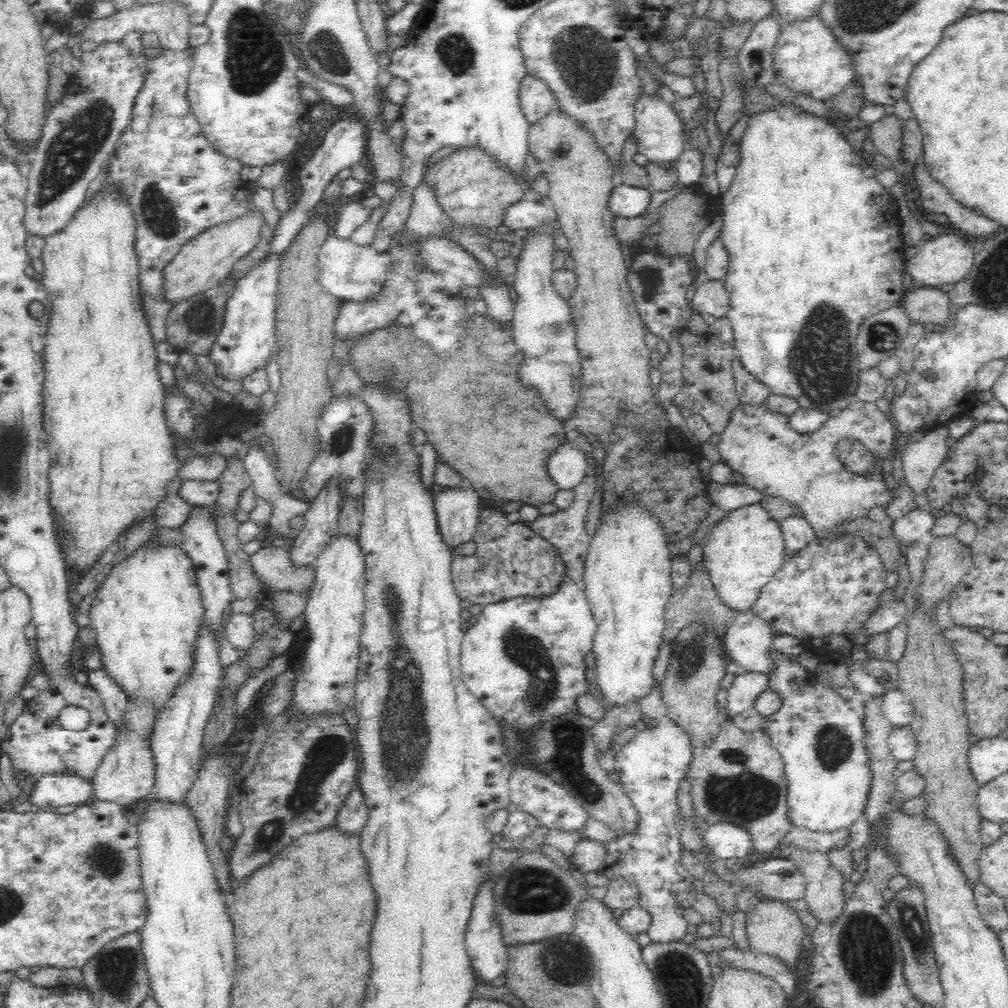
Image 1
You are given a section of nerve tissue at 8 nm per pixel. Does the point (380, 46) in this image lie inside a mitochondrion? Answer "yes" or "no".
no

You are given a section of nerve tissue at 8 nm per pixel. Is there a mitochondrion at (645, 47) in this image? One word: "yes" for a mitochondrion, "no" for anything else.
no

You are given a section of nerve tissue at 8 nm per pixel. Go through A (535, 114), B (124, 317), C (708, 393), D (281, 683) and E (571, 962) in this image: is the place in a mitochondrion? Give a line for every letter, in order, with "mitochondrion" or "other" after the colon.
A: other
B: other
C: mitochondrion
D: other
E: mitochondrion

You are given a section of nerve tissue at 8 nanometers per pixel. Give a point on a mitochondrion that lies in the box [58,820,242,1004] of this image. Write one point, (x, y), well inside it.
(113, 970)

